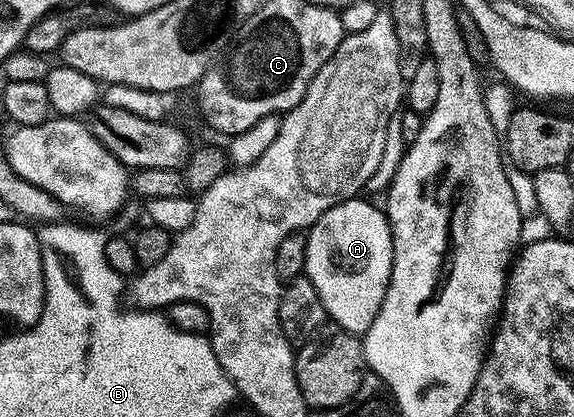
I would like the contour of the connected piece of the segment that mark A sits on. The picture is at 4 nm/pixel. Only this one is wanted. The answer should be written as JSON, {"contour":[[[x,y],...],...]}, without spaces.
{"contour":[[[355,196],[346,199],[344,202],[338,203],[330,210],[325,210],[319,218],[314,221],[313,226],[308,230],[308,241],[306,244],[306,269],[304,271],[305,277],[309,278],[310,282],[316,288],[316,292],[320,296],[320,300],[327,315],[331,319],[335,318],[339,322],[343,331],[349,332],[355,336],[365,335],[366,330],[374,322],[374,318],[378,315],[378,309],[382,307],[382,301],[386,295],[386,286],[390,283],[390,269],[394,267],[394,240],[390,236],[390,219],[386,217],[381,209],[378,210],[370,202],[365,202],[362,196]]]}

